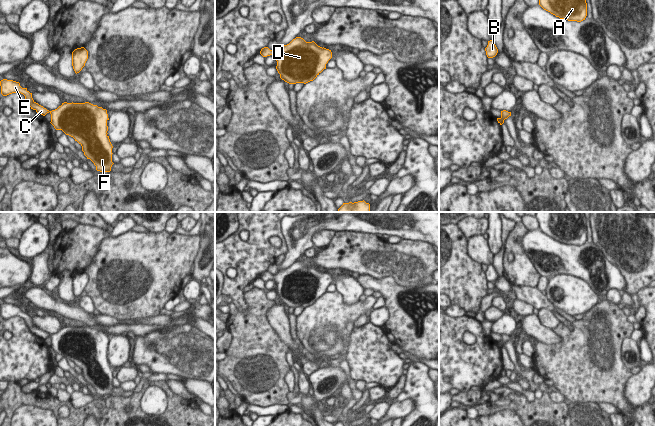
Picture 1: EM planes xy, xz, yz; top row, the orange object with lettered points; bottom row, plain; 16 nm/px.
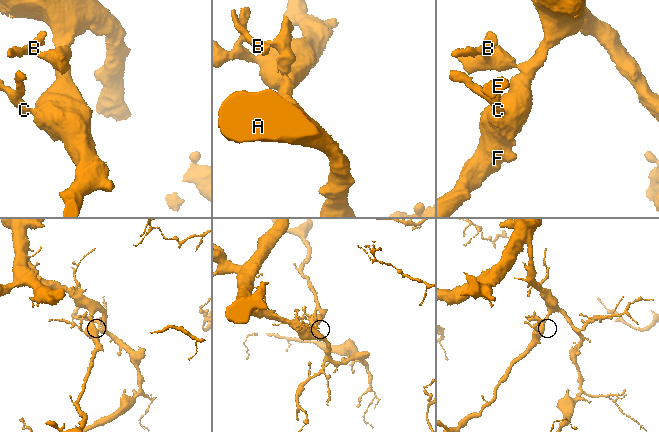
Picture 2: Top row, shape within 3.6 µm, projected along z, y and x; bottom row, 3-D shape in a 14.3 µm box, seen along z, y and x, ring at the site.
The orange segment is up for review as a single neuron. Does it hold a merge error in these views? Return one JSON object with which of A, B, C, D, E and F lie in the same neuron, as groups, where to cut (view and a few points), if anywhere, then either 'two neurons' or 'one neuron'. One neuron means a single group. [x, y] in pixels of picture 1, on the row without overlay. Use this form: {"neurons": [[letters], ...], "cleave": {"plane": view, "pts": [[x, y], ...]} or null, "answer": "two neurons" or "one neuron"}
{"neurons": [["A", "B", "C", "D", "E", "F"]], "cleave": null, "answer": "one neuron"}

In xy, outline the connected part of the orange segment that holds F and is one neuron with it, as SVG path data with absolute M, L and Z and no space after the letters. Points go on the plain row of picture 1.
M3 303L0 305L1 318L7 320L12 317L21 317L25 320L26 326L29 328L31 333L37 337L45 340L47 337L51 338L51 348L56 354L62 354L66 359L69 359L75 363L81 370L84 379L87 383L90 383L96 390L96 394L100 396L110 396L111 391L114 388L112 386L112 368L109 360L107 359L108 350L107 345L109 344L107 334L97 329L93 329L89 326L85 327L62 327L57 333L49 335L43 330L36 327L32 322L27 312L22 312L19 306L13 304Z

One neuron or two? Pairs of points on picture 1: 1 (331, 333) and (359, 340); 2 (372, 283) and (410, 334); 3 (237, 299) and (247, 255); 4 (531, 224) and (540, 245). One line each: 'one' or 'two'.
1: two
2: one
3: one
4: two

